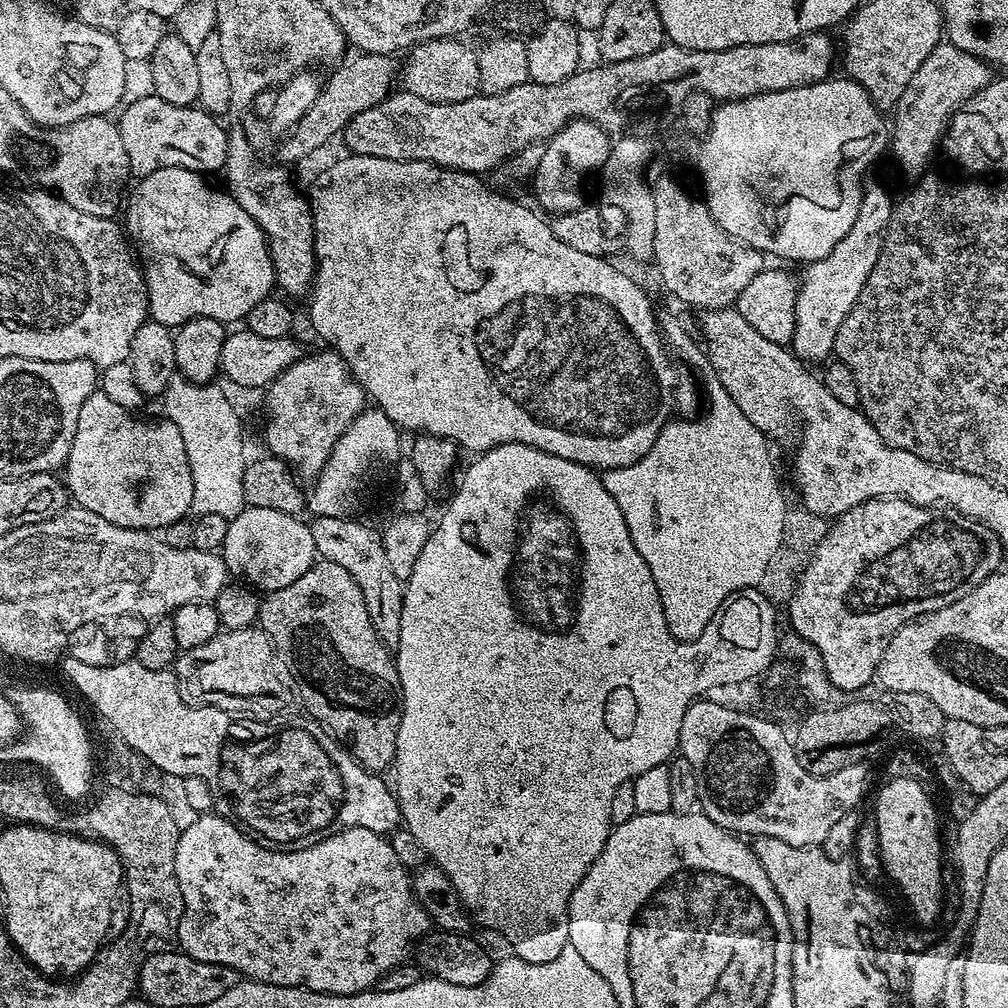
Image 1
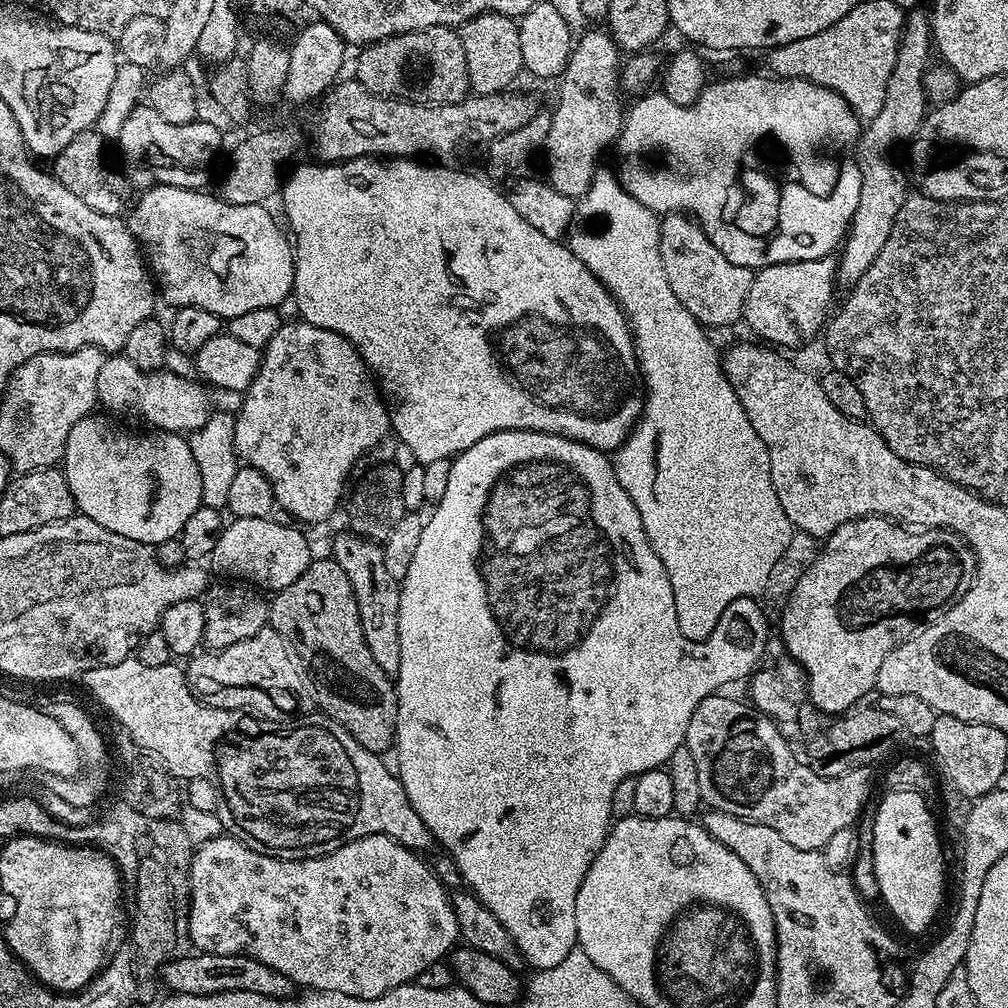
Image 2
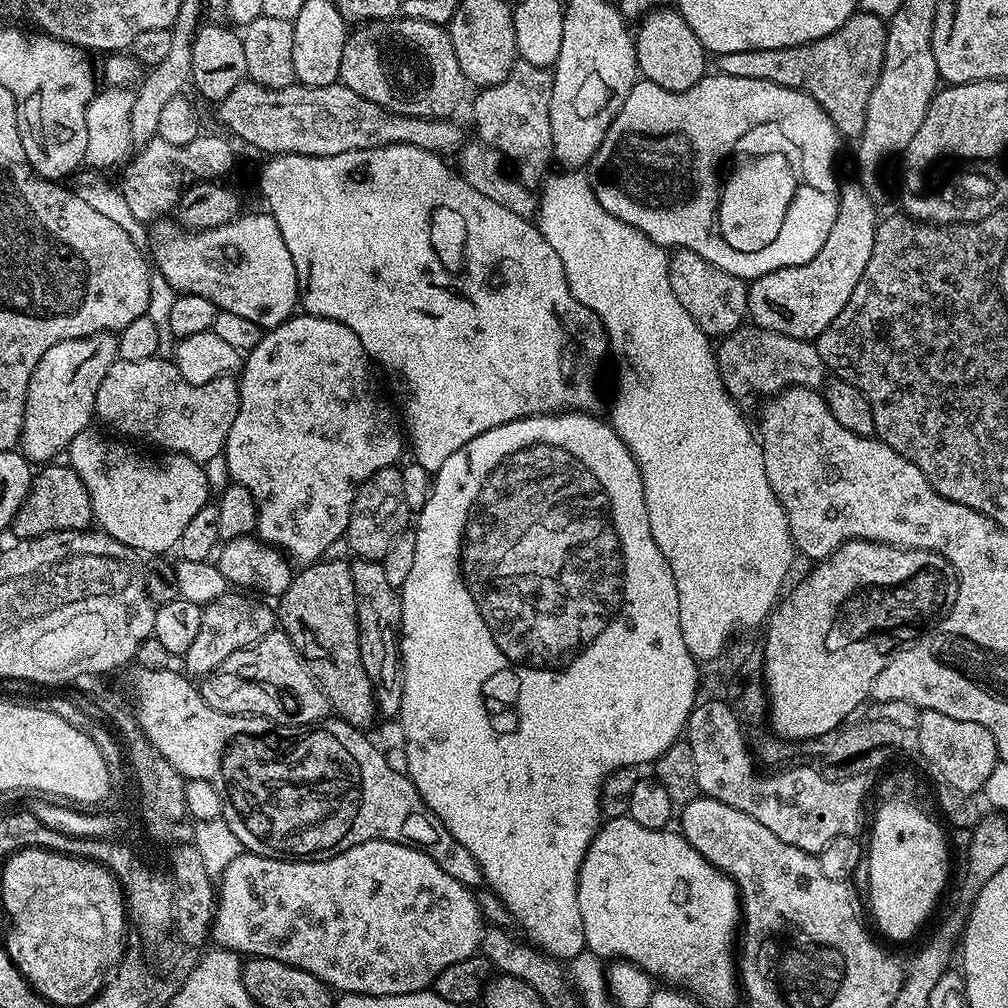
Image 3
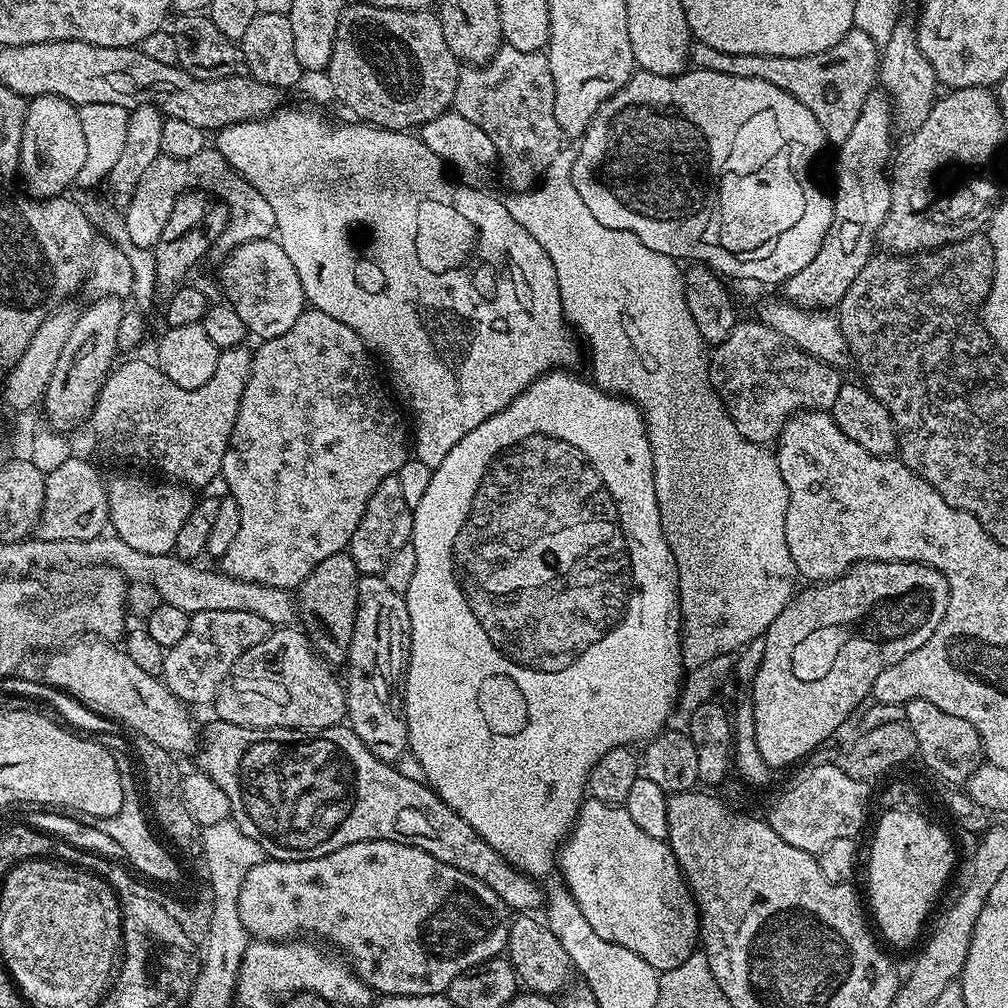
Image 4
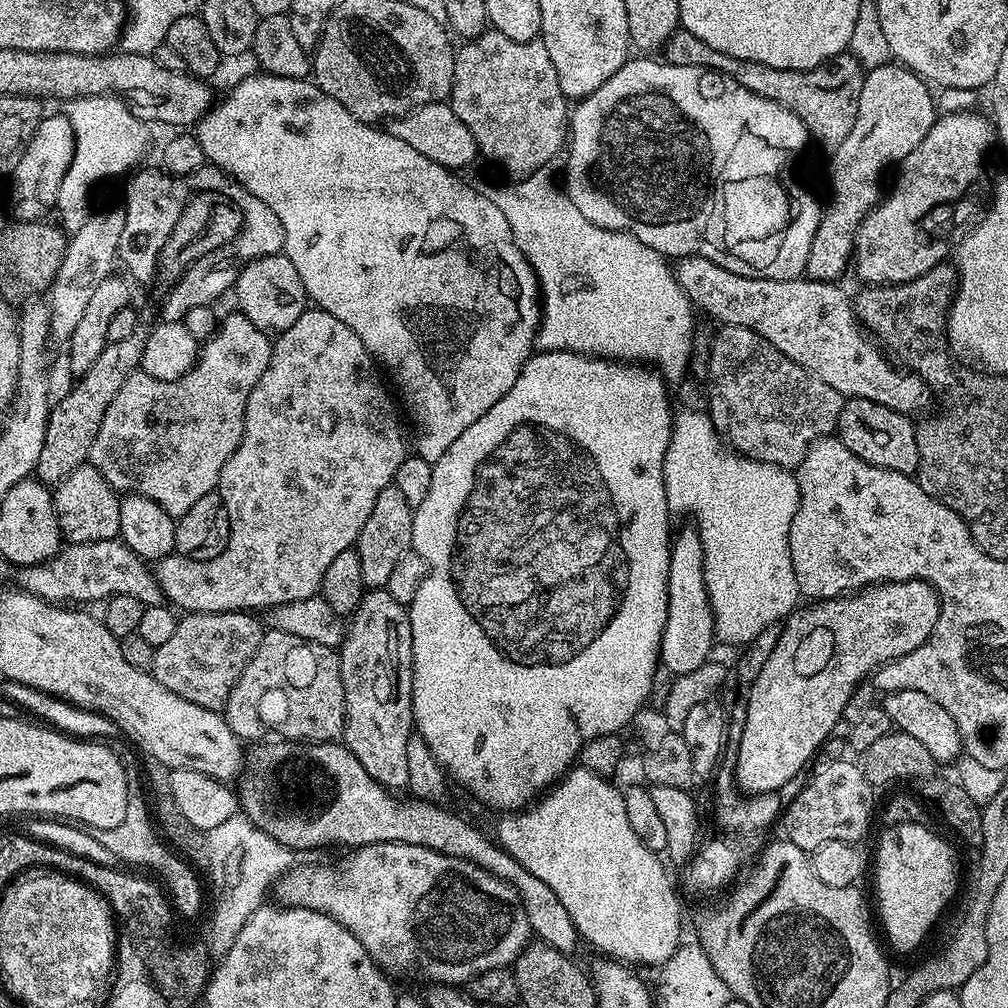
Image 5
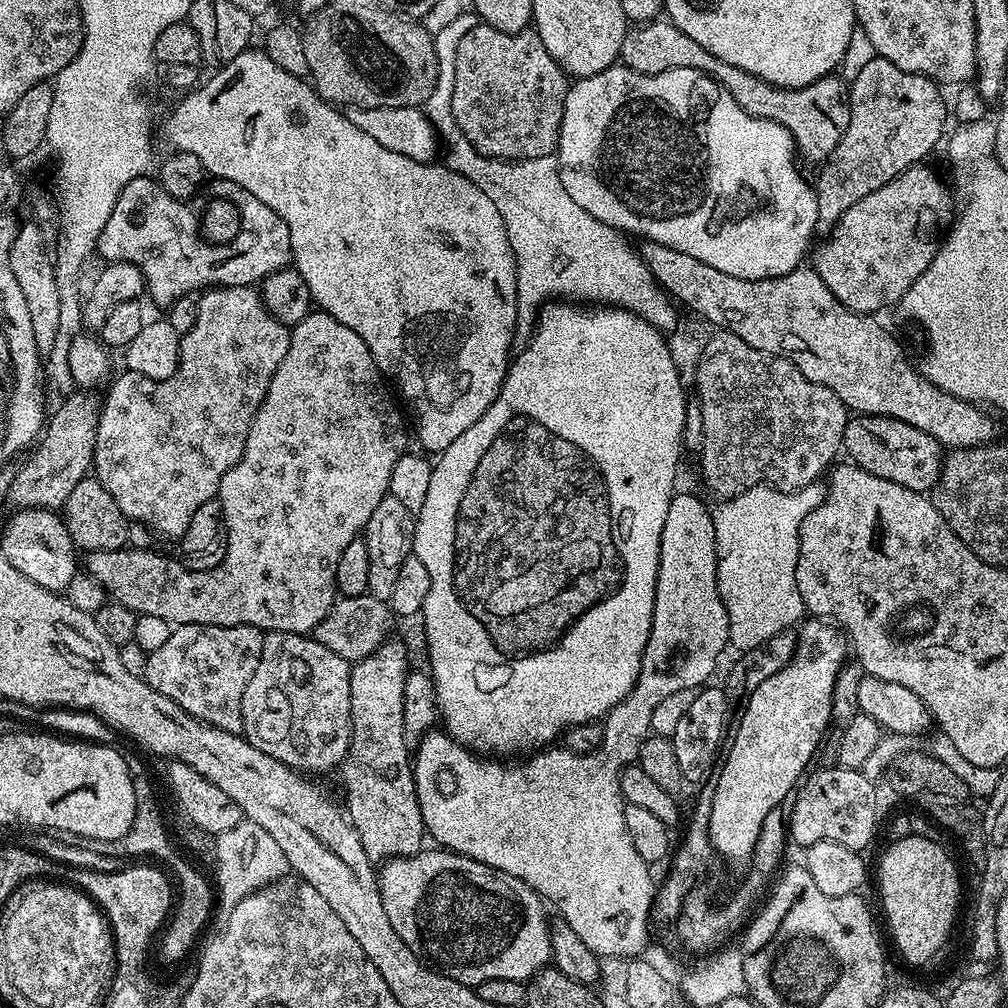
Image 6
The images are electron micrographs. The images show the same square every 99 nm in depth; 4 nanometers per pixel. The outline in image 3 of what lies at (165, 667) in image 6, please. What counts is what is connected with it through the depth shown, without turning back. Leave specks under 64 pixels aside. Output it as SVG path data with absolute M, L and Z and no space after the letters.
M244 590L224 592L214 602L203 605L202 630L194 638L190 650L182 658L182 668L189 677L203 678L209 676L214 669L222 666L230 654L257 644L267 632L273 631L278 624L278 616L267 599L257 598Z

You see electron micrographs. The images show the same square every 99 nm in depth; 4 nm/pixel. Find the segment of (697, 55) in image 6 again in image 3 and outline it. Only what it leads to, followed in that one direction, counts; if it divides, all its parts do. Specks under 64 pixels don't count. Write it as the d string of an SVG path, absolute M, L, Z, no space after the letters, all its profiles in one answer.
M857 10L847 22L838 26L834 34L826 34L826 38L818 38L814 42L806 42L798 46L786 46L778 50L734 50L734 54L719 54L715 57L715 71L730 78L758 78L762 82L774 82L778 86L793 88L799 92L807 92L826 110L830 122L840 131L841 137L858 138L864 132L866 122L866 106L870 102L870 94L878 82L878 74L882 70L882 58L886 50L886 34L888 25L885 17L875 16L863 10Z

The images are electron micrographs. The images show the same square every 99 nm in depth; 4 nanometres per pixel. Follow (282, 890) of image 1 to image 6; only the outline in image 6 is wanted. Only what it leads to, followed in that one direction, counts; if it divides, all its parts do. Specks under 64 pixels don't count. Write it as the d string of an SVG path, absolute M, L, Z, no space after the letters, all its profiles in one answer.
M421 850L412 856L399 856L383 861L378 872L382 906L390 917L390 926L414 950L429 968L458 982L475 986L490 978L510 978L528 982L552 959L550 916L544 913L545 901L526 882L514 874L486 866L456 852Z

